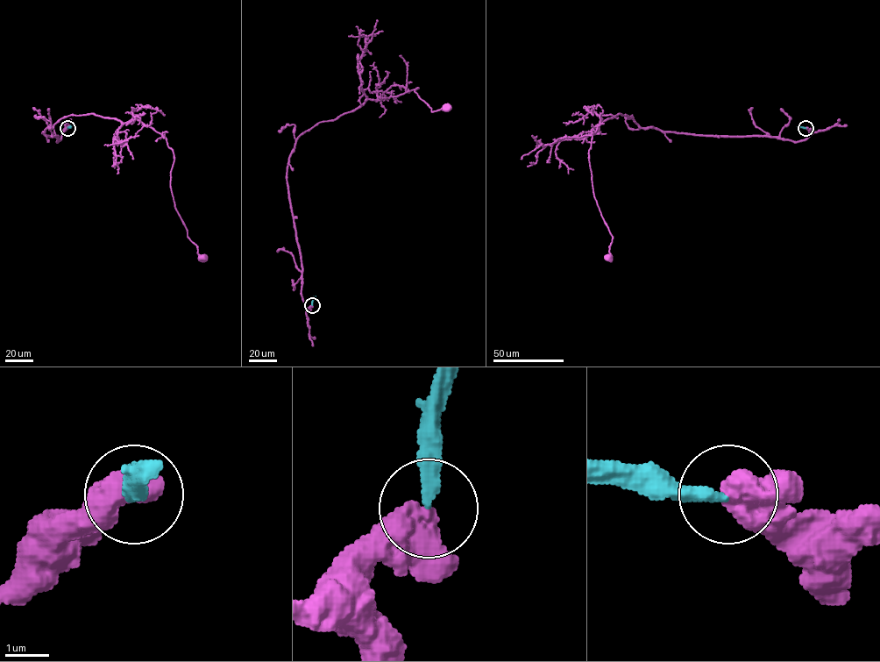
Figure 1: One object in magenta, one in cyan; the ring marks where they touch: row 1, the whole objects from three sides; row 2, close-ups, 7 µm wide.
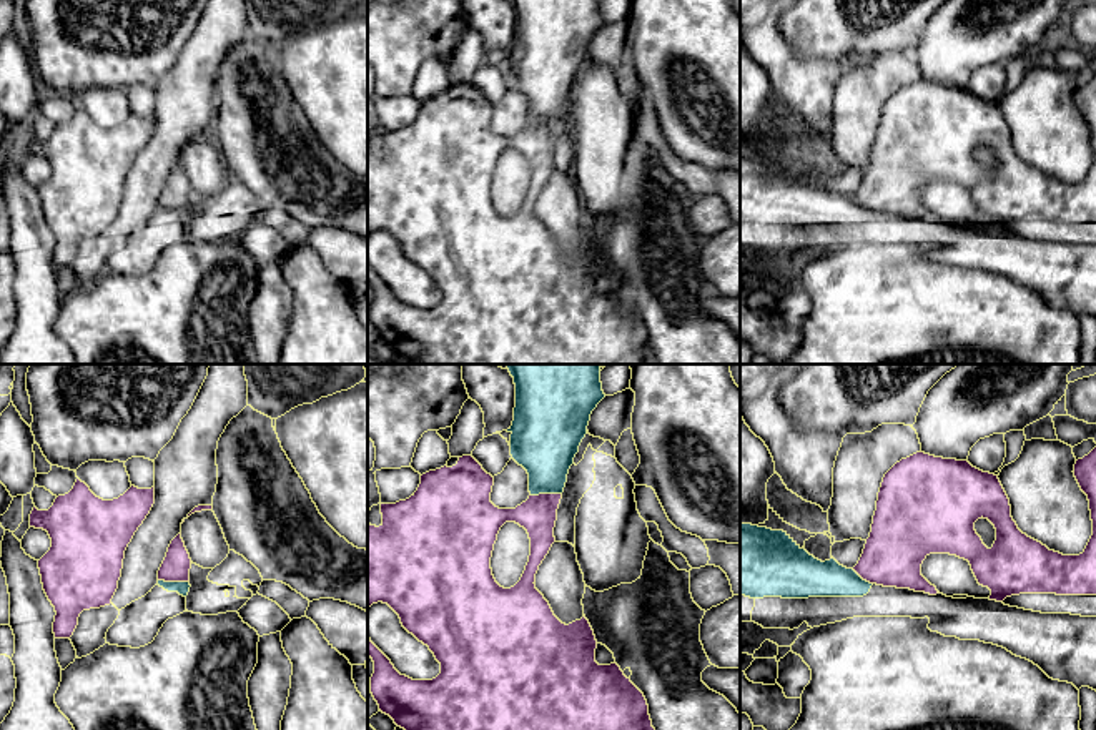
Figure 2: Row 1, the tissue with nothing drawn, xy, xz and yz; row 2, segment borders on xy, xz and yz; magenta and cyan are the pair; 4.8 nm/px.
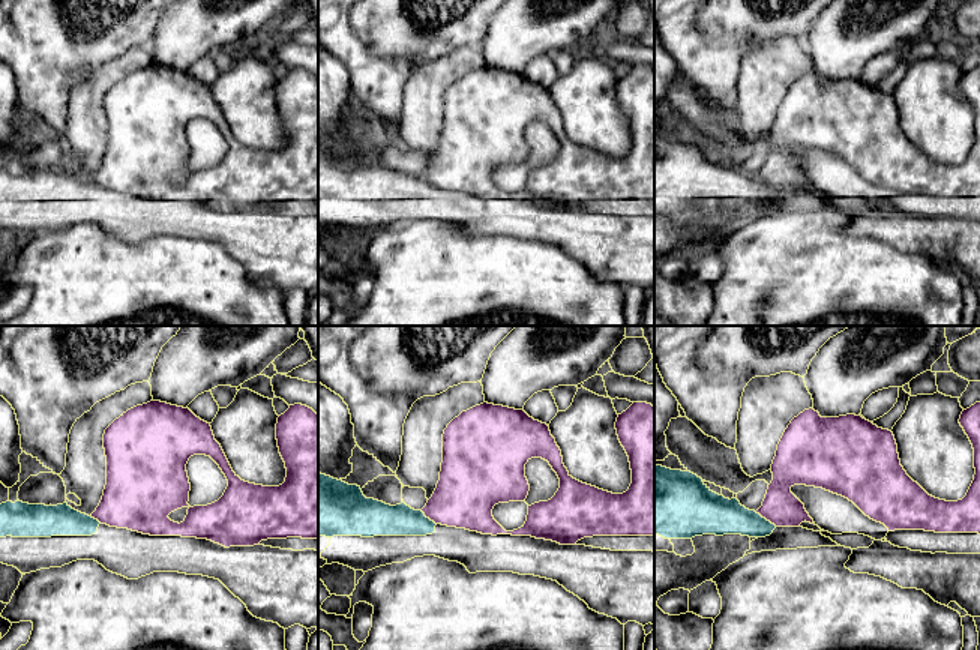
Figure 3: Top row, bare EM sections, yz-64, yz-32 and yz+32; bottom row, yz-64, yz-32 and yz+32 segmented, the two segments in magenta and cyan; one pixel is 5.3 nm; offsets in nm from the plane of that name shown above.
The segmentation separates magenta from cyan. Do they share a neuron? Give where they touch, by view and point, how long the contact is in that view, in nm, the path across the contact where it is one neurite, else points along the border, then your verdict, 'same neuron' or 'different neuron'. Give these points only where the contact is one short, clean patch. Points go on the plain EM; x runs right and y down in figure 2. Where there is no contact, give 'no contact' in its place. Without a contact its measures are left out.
xy (173, 208) | 150 nm | along xy (158, 207), (188, 210) | different neuron

